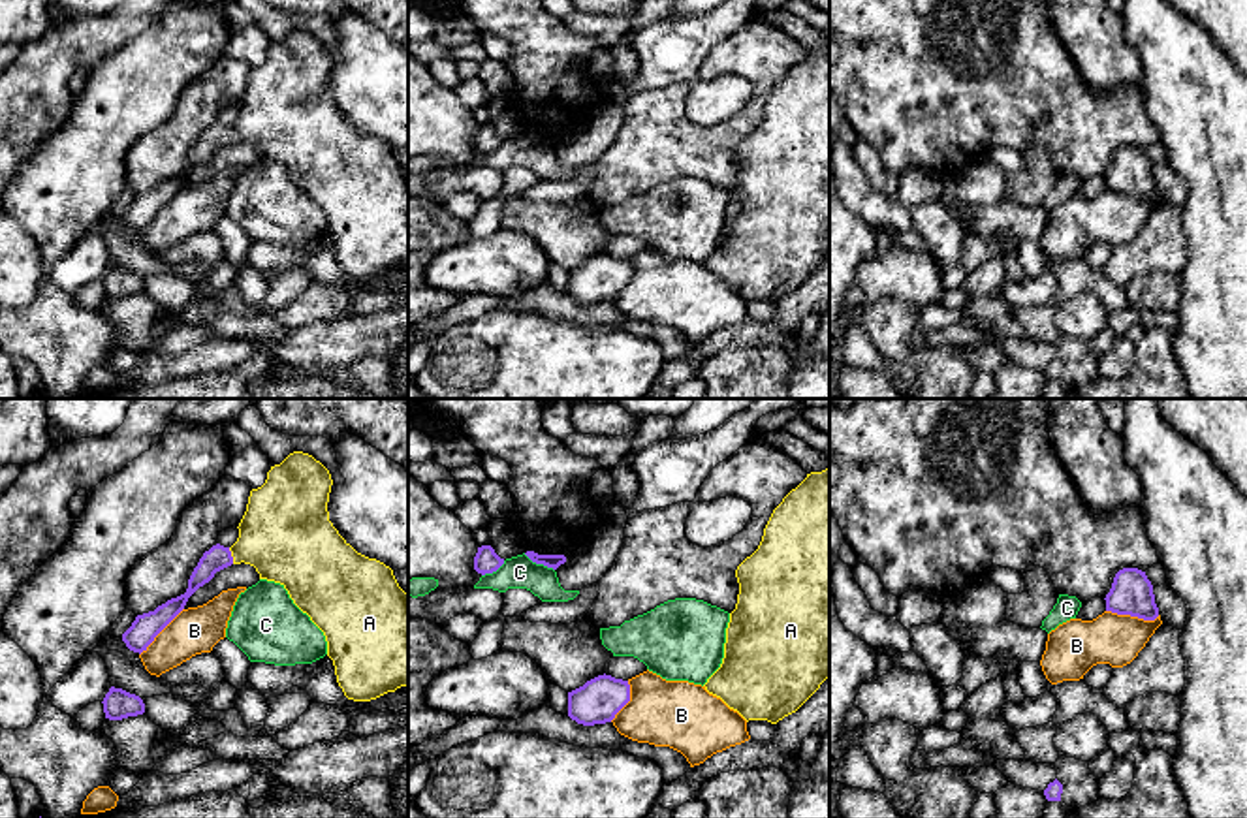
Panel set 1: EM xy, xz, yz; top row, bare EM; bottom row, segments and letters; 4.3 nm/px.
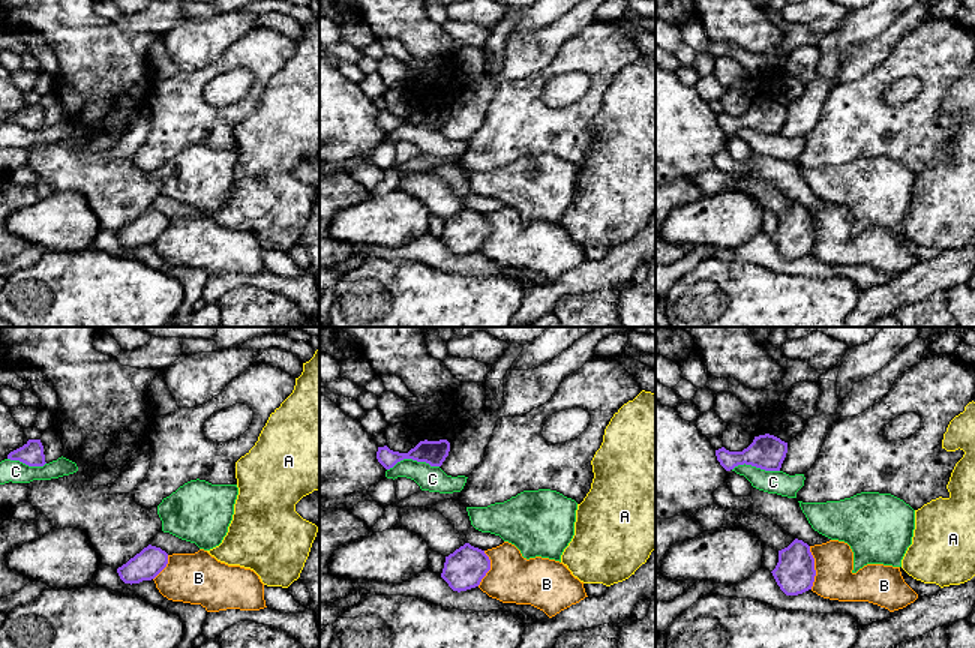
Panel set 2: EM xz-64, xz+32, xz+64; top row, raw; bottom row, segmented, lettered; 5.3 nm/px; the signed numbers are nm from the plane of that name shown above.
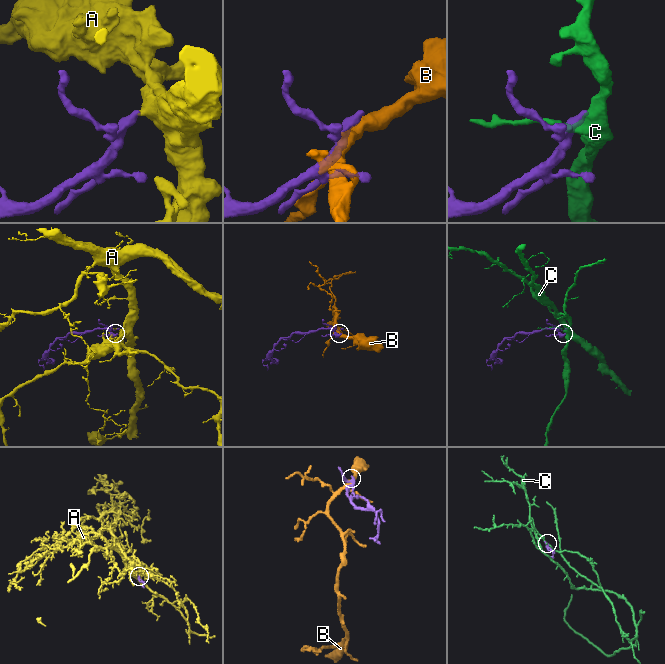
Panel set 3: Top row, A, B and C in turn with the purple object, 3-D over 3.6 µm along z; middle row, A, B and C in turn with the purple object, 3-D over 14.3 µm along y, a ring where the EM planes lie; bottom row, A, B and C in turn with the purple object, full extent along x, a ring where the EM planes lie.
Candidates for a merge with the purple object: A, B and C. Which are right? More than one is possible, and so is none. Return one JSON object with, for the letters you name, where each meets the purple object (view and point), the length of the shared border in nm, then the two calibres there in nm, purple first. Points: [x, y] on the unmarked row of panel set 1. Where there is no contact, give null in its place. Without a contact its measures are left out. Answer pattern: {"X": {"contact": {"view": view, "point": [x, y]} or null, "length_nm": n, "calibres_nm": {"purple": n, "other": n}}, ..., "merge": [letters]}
{"A": {"contact": {"view": "xy", "point": [230, 134]}, "length_nm": 80, "calibres_nm": {"purple": 110, "other": 380}}, "merge": ["A"]}

